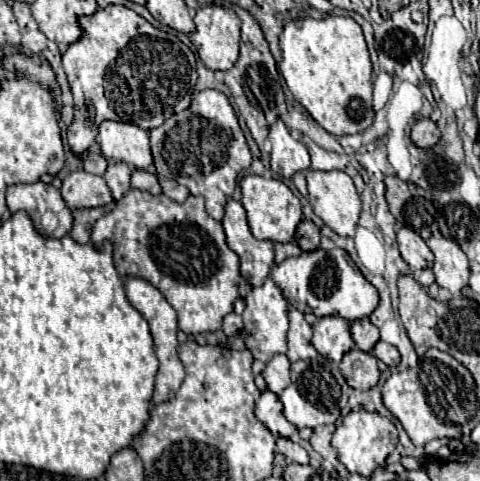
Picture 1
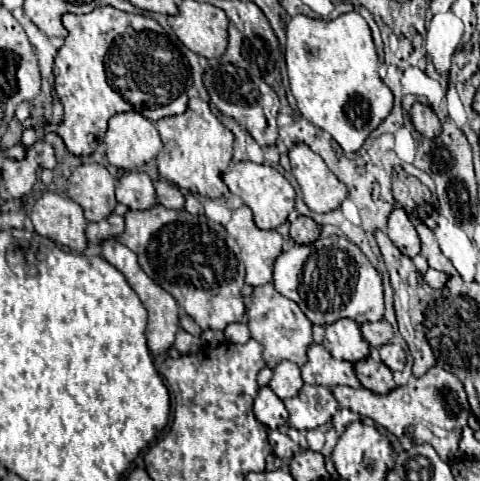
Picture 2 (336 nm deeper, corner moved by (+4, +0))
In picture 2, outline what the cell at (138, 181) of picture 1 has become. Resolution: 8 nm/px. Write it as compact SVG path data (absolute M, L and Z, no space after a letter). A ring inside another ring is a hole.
M164 179L154 181L154 189L156 189L156 199L158 203L162 203L168 209L182 209L184 207L184 195L180 193L180 189Z

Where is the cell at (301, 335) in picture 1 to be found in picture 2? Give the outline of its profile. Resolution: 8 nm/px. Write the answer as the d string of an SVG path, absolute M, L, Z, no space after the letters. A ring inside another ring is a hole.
M312 343L306 351L306 357L306 363L300 367L304 383L324 385L330 389L338 385L360 387L354 375L354 365L350 361L336 361L322 345Z

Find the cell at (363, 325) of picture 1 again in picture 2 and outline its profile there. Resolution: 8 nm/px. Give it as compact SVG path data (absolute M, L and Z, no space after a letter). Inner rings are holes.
M380 319L376 323L364 323L360 331L370 347L382 347L392 341L392 327L386 319Z

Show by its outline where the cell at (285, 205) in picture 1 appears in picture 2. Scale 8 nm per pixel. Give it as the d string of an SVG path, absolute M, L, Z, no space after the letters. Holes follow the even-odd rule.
M240 161L234 165L232 171L224 173L224 183L228 185L228 189L238 195L254 213L254 223L258 229L276 229L278 225L288 221L288 215L294 209L294 199L296 193L292 189L292 185L270 165L258 165L252 161Z

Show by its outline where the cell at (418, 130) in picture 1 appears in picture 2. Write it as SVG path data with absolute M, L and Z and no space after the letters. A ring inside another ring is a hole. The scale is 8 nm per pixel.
M414 103L410 109L410 119L412 119L414 129L428 139L432 139L440 133L440 119L436 117L436 113L428 105Z

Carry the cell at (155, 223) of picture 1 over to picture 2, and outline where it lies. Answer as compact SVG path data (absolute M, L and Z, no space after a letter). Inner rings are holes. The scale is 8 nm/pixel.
M160 203L144 211L128 209L124 219L126 229L116 239L138 255L138 265L144 273L166 289L178 307L204 331L222 331L226 325L242 319L242 285L246 271L236 241L220 223L204 215L190 215L184 209L166 209Z

